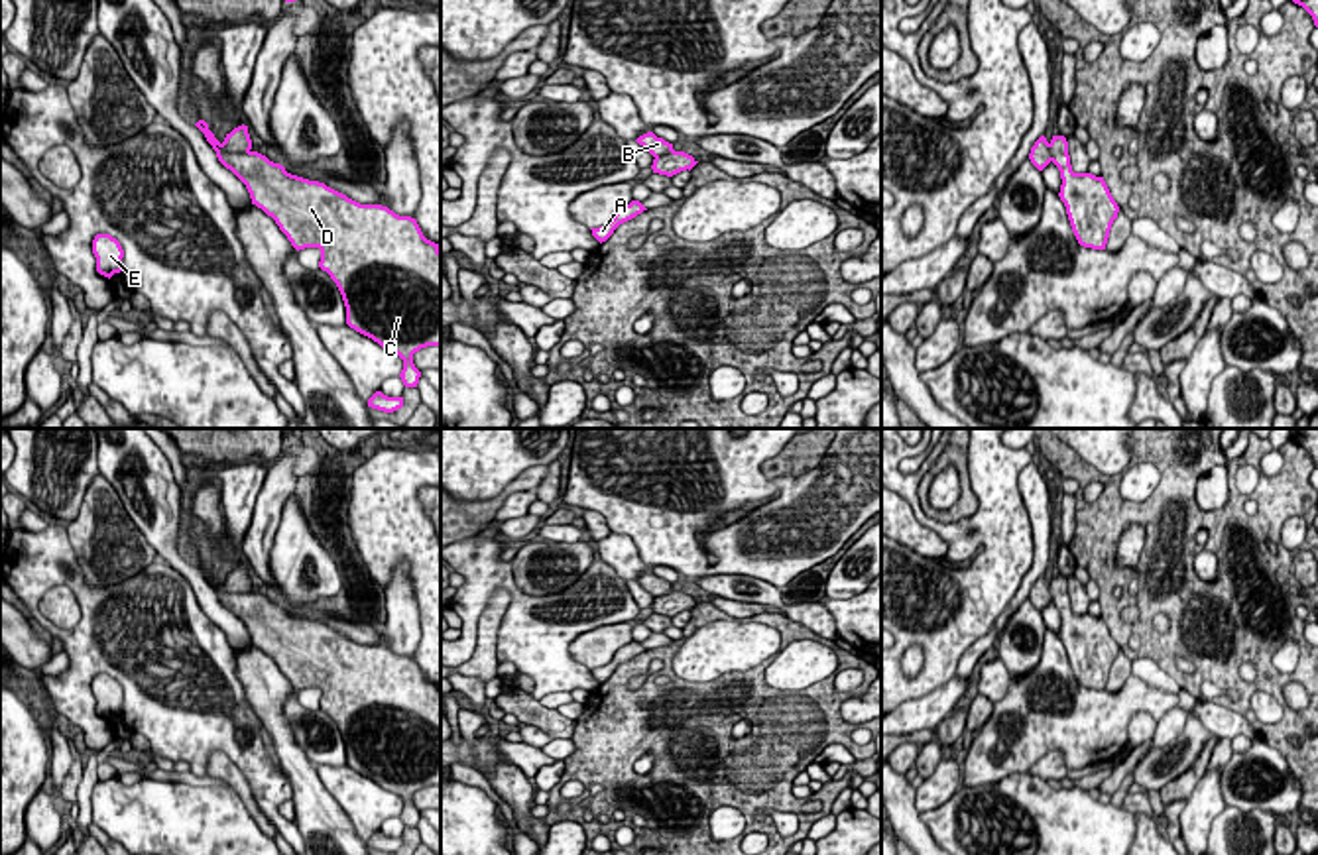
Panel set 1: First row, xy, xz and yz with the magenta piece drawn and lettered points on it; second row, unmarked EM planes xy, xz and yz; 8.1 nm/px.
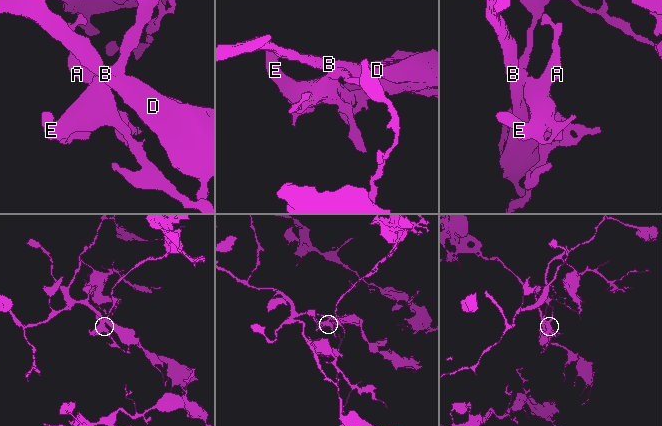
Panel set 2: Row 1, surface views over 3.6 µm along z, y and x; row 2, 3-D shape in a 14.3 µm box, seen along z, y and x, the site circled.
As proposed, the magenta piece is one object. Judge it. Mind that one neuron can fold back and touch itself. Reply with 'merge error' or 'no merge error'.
no merge error

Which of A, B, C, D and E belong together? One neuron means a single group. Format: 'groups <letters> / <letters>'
groups A B C D E

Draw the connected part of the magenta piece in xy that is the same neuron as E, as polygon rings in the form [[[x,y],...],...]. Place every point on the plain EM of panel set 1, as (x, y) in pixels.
[[[96,674],[92,680],[92,694],[96,698],[96,712],[104,717],[112,717],[122,712],[124,690],[110,674]]]

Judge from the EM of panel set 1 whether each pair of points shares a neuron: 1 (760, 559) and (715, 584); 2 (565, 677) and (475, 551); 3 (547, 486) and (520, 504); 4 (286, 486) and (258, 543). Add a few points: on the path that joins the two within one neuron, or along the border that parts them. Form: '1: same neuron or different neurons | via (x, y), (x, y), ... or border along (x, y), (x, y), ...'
1: different neurons | border along (695, 580), (707, 574), (750, 574), (778, 588)
2: same neuron | via (526, 667), (502, 641), (516, 616), (514, 590)
3: same neuron | via (541, 492), (526, 498)
4: same neuron | via (272, 500), (262, 529)

